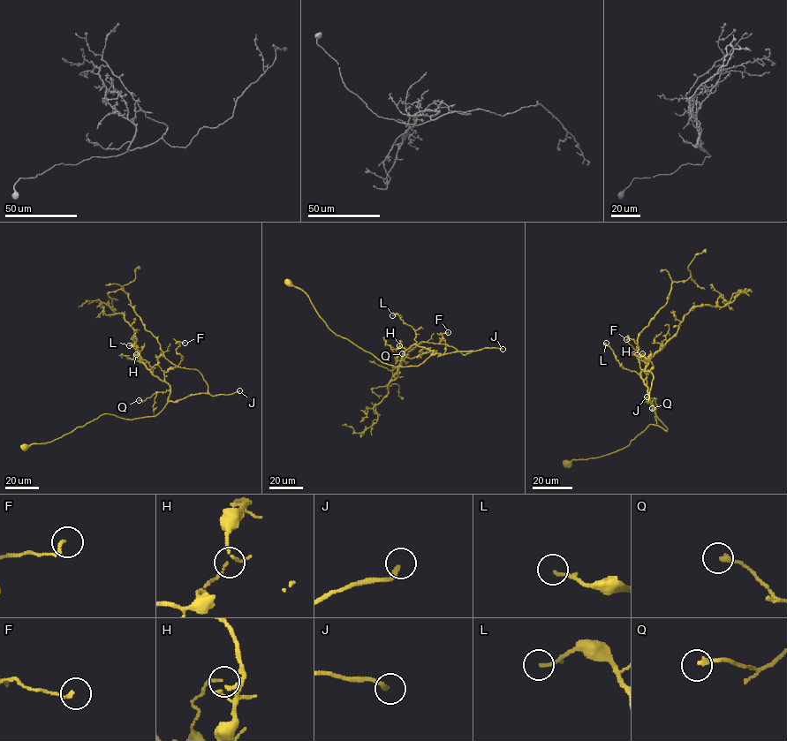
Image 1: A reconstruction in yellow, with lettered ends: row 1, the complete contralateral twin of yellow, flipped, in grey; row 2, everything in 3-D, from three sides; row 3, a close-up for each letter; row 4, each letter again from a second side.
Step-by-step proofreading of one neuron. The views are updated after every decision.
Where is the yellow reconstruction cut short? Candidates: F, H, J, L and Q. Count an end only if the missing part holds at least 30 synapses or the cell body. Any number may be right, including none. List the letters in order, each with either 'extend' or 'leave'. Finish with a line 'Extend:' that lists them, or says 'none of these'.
F: extend
H: leave
J: extend
L: leave
Q: leave
Extend: F, J

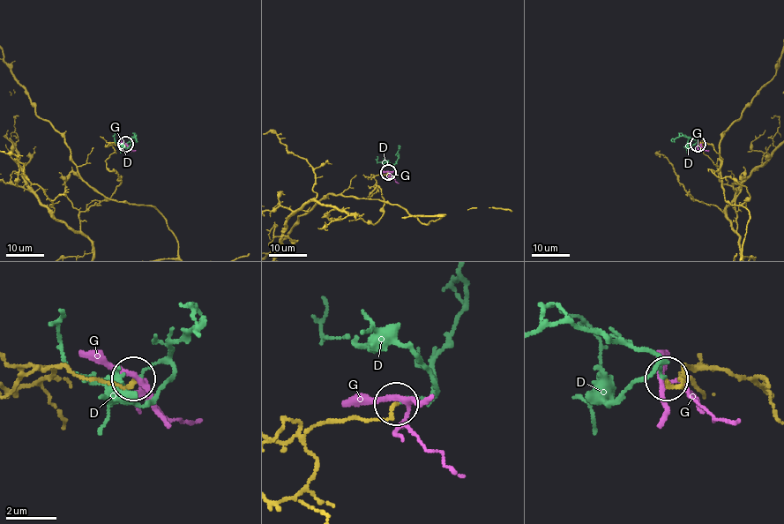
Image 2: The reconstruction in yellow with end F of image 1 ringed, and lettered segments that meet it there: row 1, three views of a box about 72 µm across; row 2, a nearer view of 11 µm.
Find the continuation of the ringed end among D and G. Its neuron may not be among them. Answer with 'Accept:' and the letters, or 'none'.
Accept: D

